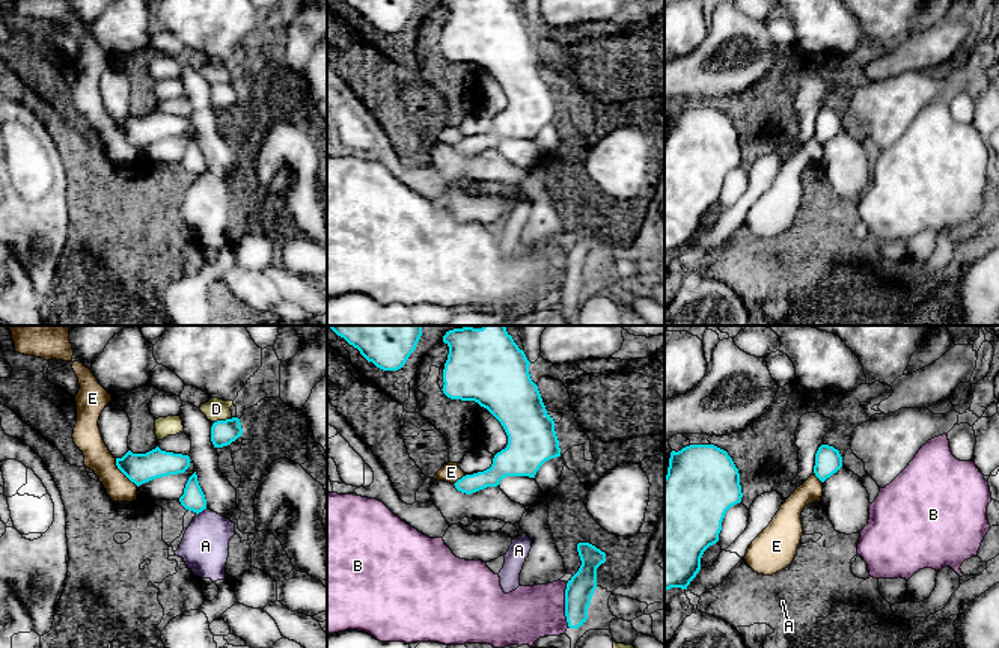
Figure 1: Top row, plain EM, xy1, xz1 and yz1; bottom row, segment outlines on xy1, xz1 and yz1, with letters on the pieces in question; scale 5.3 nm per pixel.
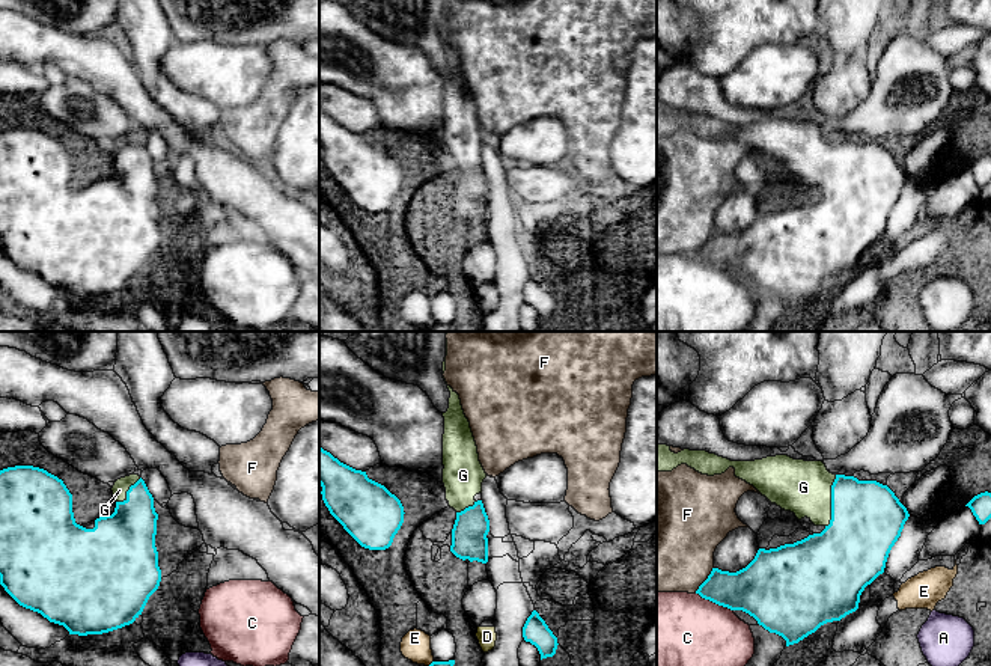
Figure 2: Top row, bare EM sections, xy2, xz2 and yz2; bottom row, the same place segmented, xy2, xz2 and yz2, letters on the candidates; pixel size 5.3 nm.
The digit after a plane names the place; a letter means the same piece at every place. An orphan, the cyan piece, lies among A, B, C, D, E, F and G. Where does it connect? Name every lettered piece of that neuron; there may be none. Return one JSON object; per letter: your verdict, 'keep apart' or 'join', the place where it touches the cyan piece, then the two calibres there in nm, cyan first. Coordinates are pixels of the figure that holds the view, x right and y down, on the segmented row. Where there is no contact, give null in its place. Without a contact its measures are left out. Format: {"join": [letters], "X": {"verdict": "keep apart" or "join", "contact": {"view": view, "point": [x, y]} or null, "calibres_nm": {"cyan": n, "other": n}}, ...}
{"join": ["G"], "A": {"verdict": "keep apart", "contact": {"view": "xy1", "point": [201, 511]}, "calibres_nm": {"cyan": 130, "other": 260}}, "B": {"verdict": "keep apart", "contact": {"view": "xz1", "point": [565, 605]}, "calibres_nm": {"cyan": 150, "other": 300}}, "C": {"verdict": "keep apart", "contact": {"view": "yz2", "point": [714, 601]}, "calibres_nm": {"cyan": 280, "other": 400}}, "D": {"verdict": "keep apart", "contact": {"view": "xy1", "point": [222, 421]}, "calibres_nm": {"cyan": 140, "other": 120}}, "E": {"verdict": "keep apart", "contact": {"view": "xy1", "point": [124, 473]}, "calibres_nm": {"cyan": 160, "other": 140}}, "F": {"verdict": "keep apart", "contact": {"view": "yz2", "point": [707, 579]}, "calibres_nm": {"cyan": 260, "other": 460}}, "G": {"verdict": "join", "contact": {"view": "yz2", "point": [832, 501]}, "calibres_nm": {"cyan": 380, "other": 280}}}

